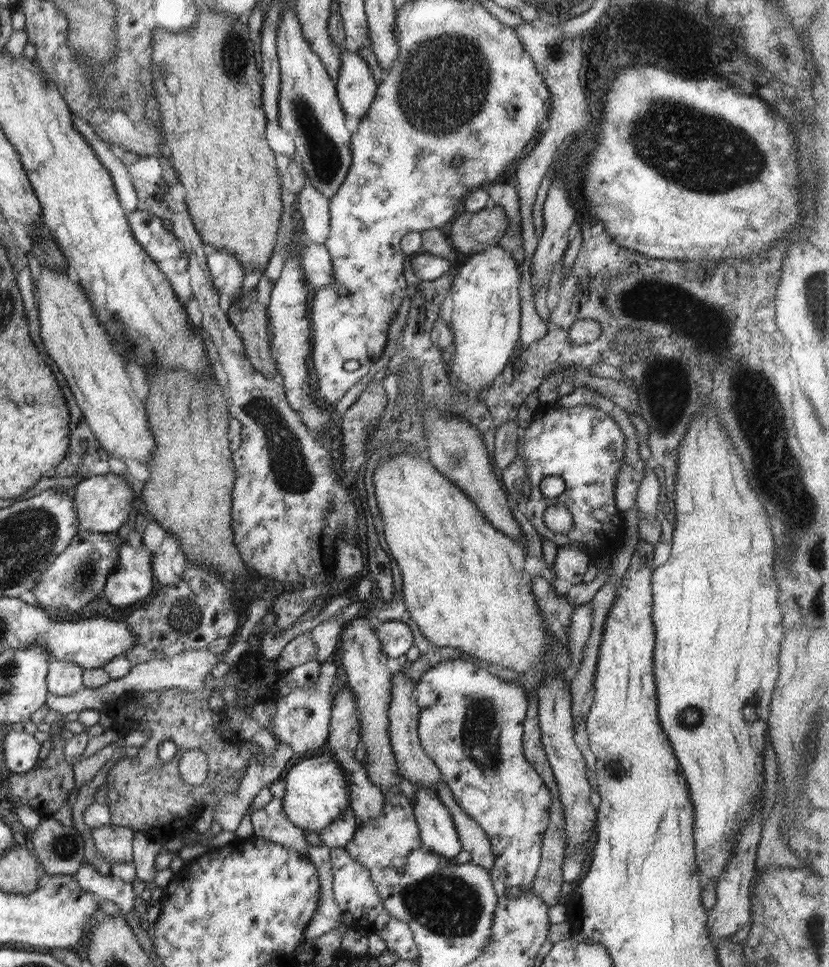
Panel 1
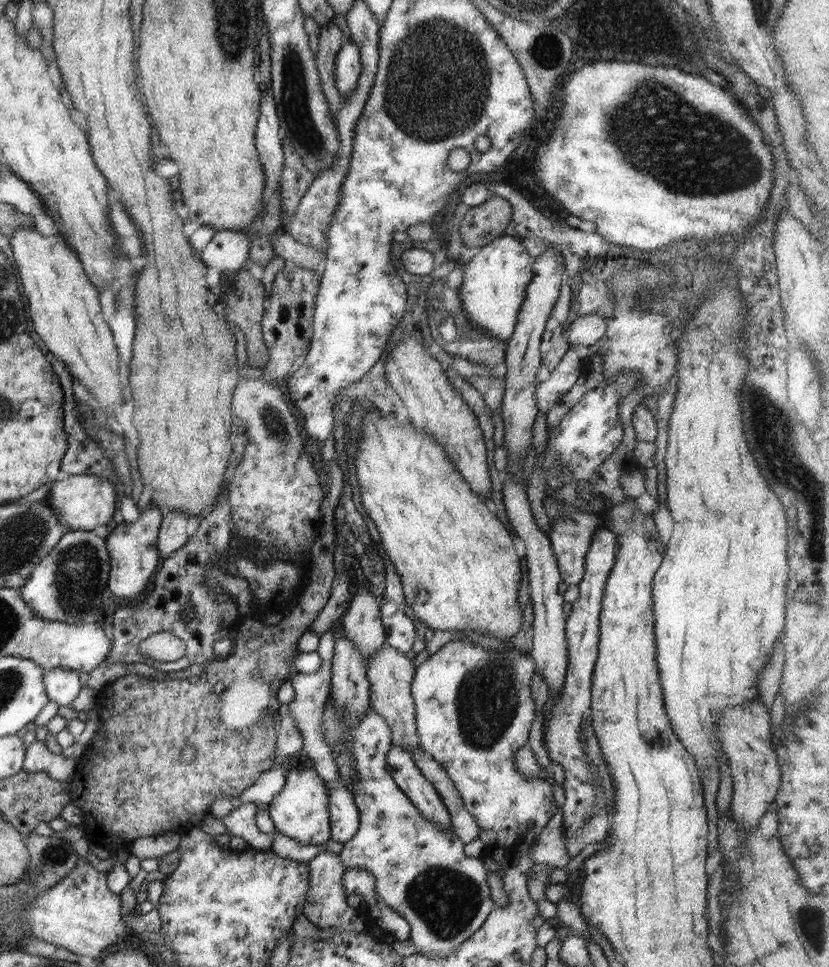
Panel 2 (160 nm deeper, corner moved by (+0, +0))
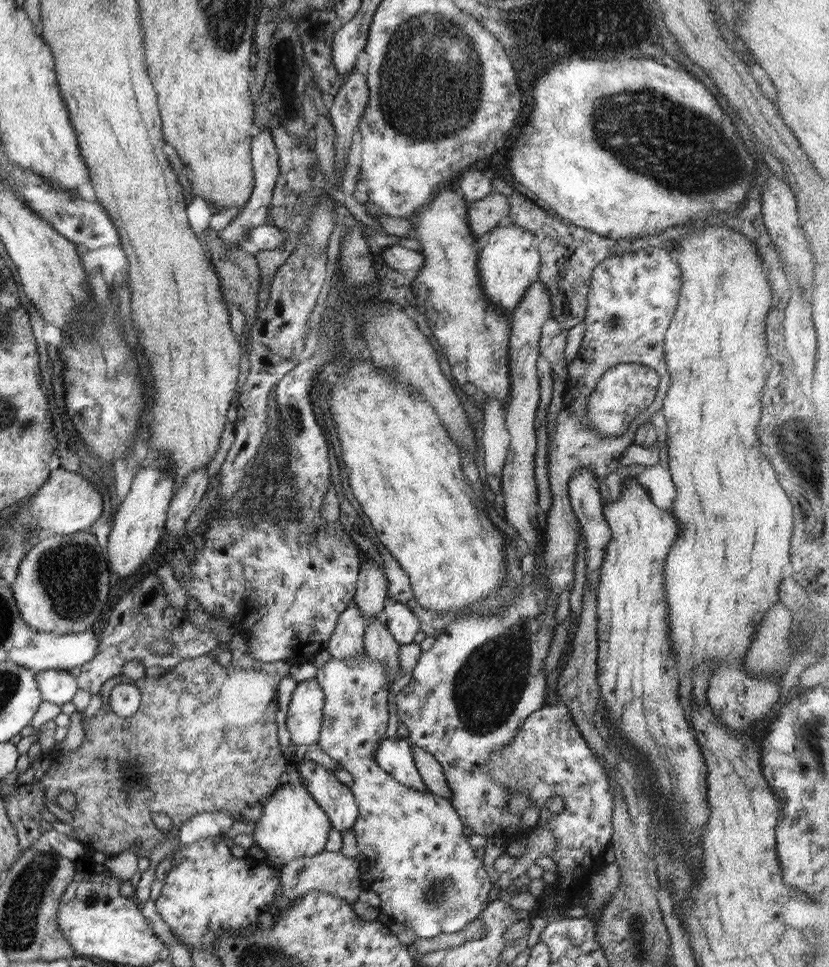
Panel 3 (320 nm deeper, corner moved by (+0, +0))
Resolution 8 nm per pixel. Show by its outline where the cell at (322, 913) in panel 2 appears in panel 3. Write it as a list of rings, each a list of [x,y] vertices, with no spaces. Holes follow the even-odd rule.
[[[322,851],[314,856],[294,858],[286,866],[281,868],[279,885],[281,893],[286,898],[294,900],[310,892],[326,892],[340,900],[346,900],[352,906],[359,900],[363,892],[362,877],[359,864],[356,859],[344,856],[340,851]]]

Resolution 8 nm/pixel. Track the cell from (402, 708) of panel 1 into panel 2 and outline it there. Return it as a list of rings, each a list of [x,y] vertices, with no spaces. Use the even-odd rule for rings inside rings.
[[[384,644],[380,652],[376,652],[370,660],[368,660],[367,680],[369,681],[371,705],[381,714],[388,723],[392,733],[394,745],[403,746],[408,754],[414,752],[415,746],[419,745],[419,736],[415,723],[415,702],[411,694],[411,686],[415,676],[415,665],[412,660]]]

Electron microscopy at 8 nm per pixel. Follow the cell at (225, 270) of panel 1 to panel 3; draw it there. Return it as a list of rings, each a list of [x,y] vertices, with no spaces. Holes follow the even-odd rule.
[[[255,129],[251,138],[251,162],[253,165],[254,186],[250,196],[250,200],[246,202],[246,206],[242,208],[240,214],[231,220],[229,225],[219,232],[220,238],[225,240],[227,247],[240,245],[239,242],[245,240],[247,232],[255,226],[263,225],[269,222],[270,206],[273,198],[273,188],[280,174],[280,165],[278,165],[278,151],[272,139],[272,132],[269,129]]]

